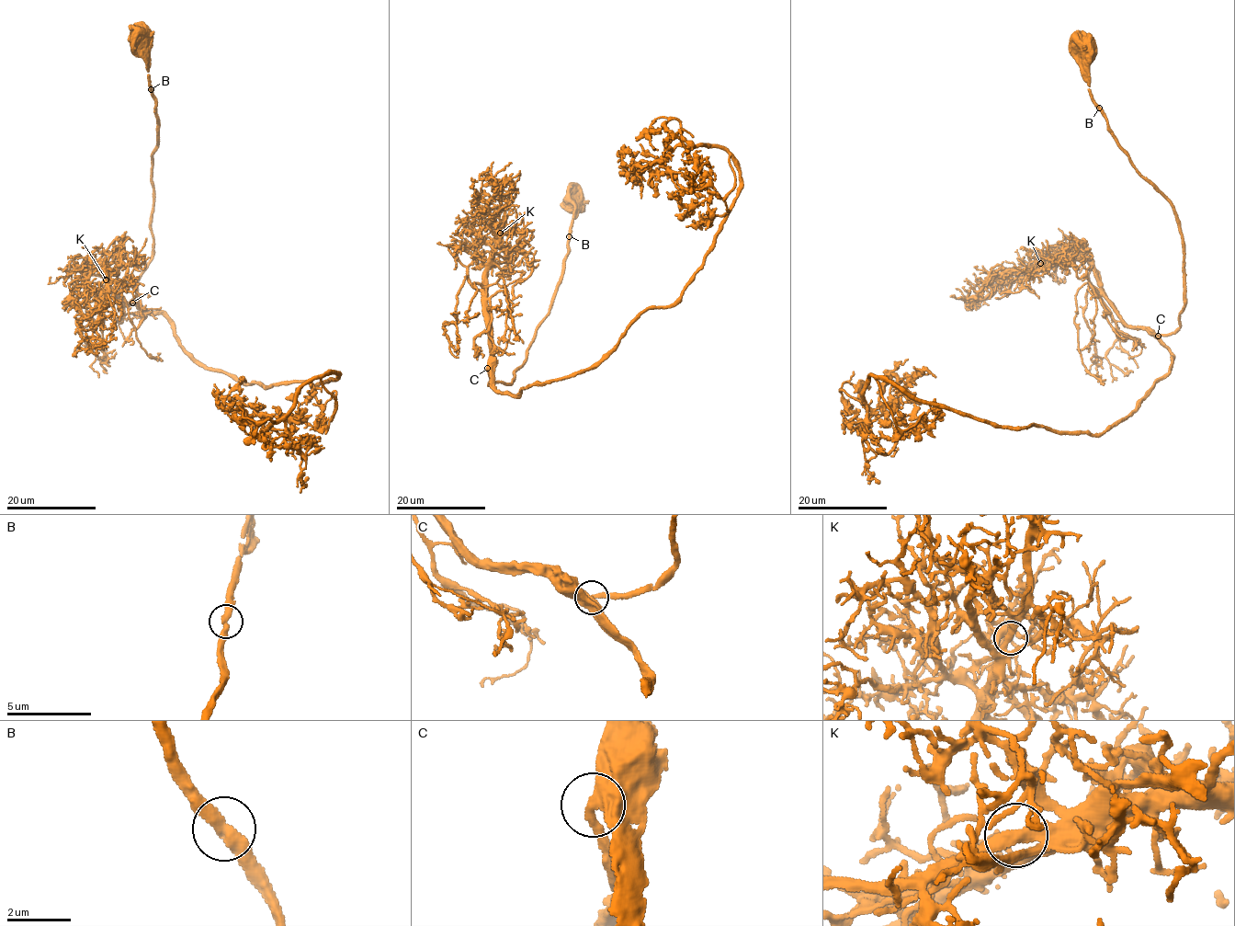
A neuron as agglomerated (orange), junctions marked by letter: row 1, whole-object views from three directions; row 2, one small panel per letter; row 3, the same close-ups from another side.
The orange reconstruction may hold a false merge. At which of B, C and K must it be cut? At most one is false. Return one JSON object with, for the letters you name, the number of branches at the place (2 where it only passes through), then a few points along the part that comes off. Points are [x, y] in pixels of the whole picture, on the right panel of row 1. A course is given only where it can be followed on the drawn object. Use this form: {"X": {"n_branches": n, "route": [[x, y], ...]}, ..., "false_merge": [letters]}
{"false_merge": []}

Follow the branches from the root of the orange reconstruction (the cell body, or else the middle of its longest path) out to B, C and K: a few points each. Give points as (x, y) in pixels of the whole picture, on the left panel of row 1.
B: (142, 38), (147, 39), (151, 89)
C: (142, 38), (148, 46), (149, 85), (155, 98), (159, 138), (152, 155), (152, 257), (132, 302)
K: (142, 38), (148, 46), (149, 85), (159, 133), (152, 155), (152, 257), (128, 306), (101, 263), (106, 280)

